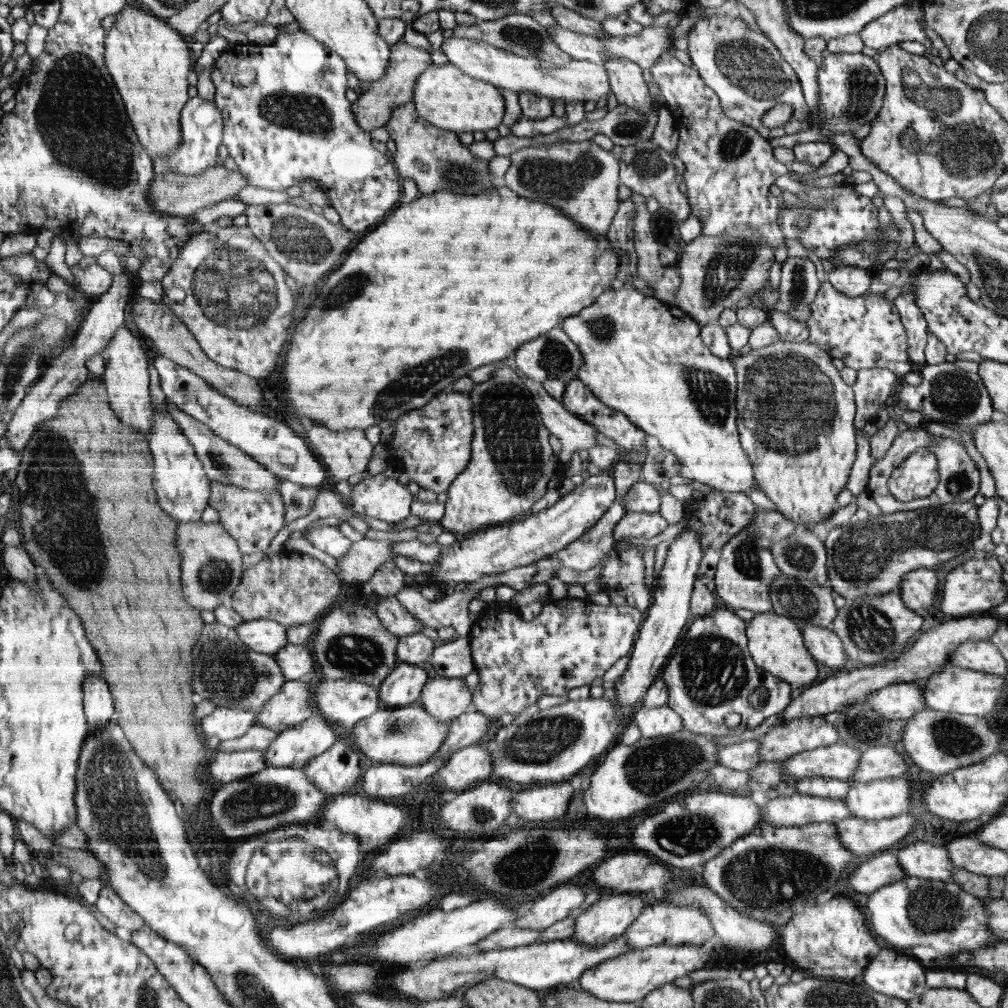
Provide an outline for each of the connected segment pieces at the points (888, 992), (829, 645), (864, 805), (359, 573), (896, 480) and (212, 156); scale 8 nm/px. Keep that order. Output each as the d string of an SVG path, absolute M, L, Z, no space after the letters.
M882 950L866 968L864 984L879 994L908 1002L927 992L925 974L909 952Z
M804 626L800 628L808 652L826 666L844 668L848 654L839 637L830 628Z
M906 772L897 778L854 784L845 796L850 817L882 820L908 812L913 781L907 775Z
M366 537L354 542L349 552L338 560L338 580L342 584L365 583L374 572L381 569L382 564L394 560L391 556L392 543L396 542Z
M928 448L916 450L900 465L898 472L892 474L888 482L895 500L907 502L930 496L940 483L936 454Z
M198 95L190 98L181 114L181 128L181 144L171 152L171 156L169 158L167 156L153 158L154 172L157 177L169 173L196 176L208 168L214 168L218 162L218 148L222 144L222 130L225 130L225 123L222 120L221 109L216 104L204 100Z

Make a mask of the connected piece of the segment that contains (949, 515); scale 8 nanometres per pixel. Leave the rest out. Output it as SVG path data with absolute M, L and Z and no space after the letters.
M951 503L938 507L927 507L916 511L898 512L892 515L869 517L868 520L829 529L823 533L825 550L828 554L828 581L834 593L847 599L861 596L885 595L897 592L902 577L918 568L934 570L936 565L945 563L963 555L973 547L973 542L980 537L977 506L972 503Z

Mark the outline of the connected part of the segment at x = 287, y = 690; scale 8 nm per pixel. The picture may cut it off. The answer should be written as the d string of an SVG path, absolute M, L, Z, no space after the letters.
M290 680L258 711L256 724L279 733L290 726L304 723L308 716L312 716L310 684L302 680Z

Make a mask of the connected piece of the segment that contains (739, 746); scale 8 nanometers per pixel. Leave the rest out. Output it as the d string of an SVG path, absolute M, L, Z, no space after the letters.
M747 740L720 747L716 751L718 765L748 772L760 763L760 740Z

